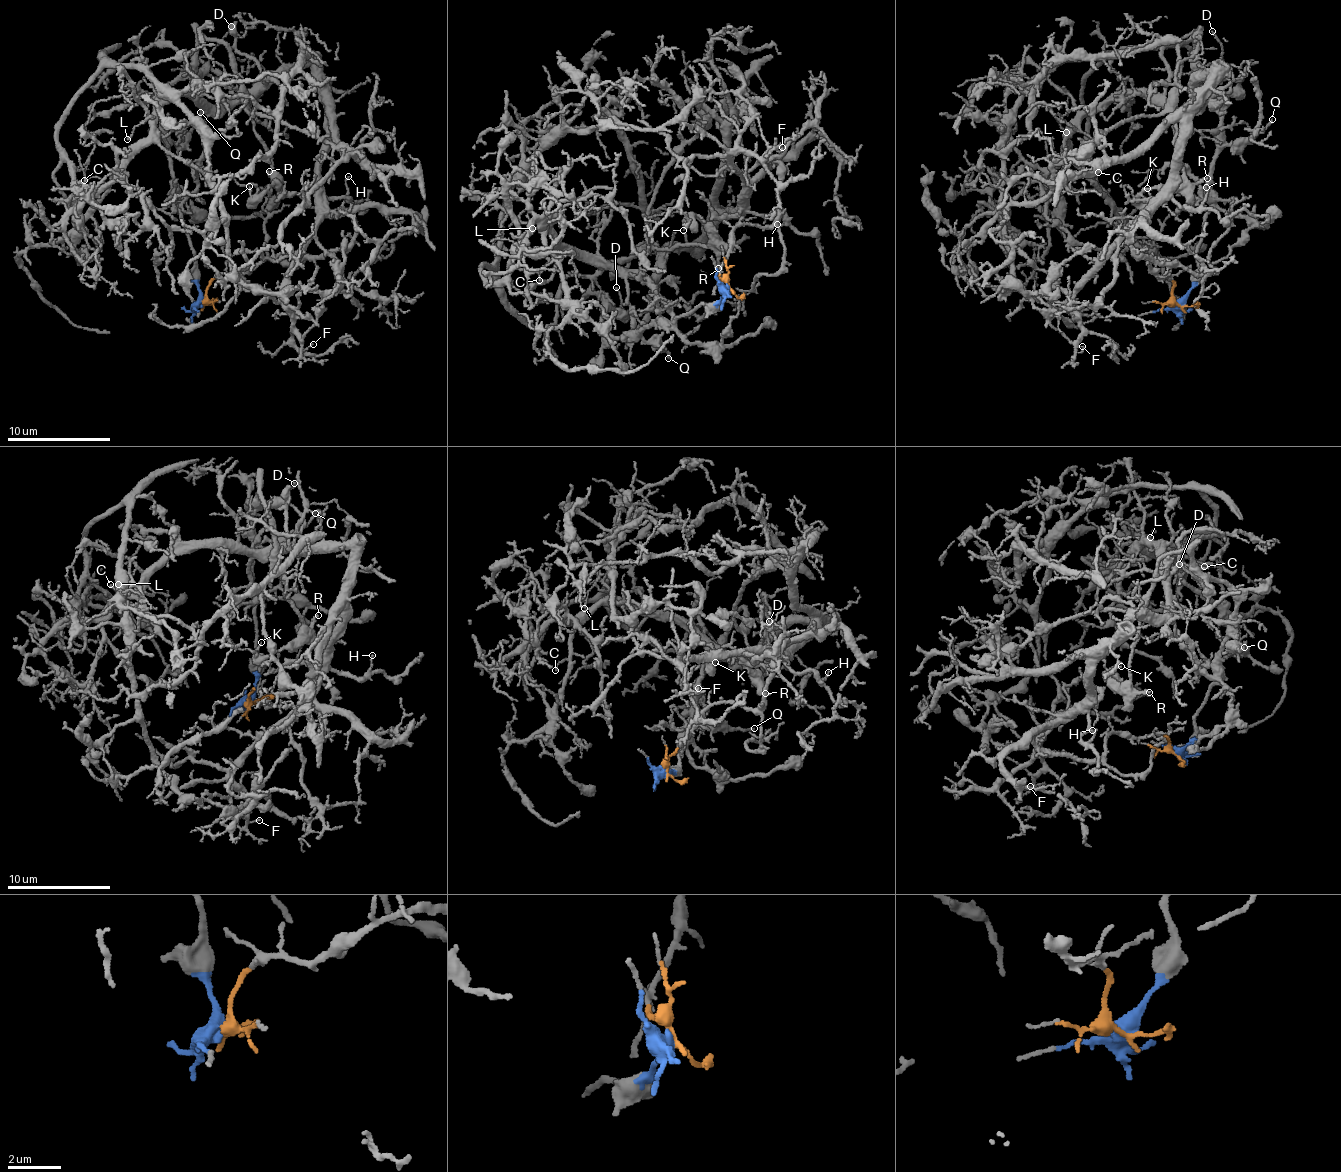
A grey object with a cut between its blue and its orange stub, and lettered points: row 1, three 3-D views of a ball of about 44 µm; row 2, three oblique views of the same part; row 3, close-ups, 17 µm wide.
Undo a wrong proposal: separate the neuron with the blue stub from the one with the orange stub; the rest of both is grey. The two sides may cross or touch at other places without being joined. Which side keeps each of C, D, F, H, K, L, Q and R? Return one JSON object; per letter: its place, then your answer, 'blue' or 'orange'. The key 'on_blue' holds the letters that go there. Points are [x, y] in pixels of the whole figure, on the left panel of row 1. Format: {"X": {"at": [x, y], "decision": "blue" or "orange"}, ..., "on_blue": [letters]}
{"C": {"at": [84, 180], "decision": "orange"}, "D": {"at": [231, 26], "decision": "blue"}, "F": {"at": [313, 344], "decision": "orange"}, "H": {"at": [348, 176], "decision": "orange"}, "K": {"at": [249, 186], "decision": "blue"}, "L": {"at": [127, 139], "decision": "orange"}, "Q": {"at": [200, 112], "decision": "blue"}, "R": {"at": [269, 171], "decision": "blue"}, "on_blue": ["D", "K", "Q", "R"]}

